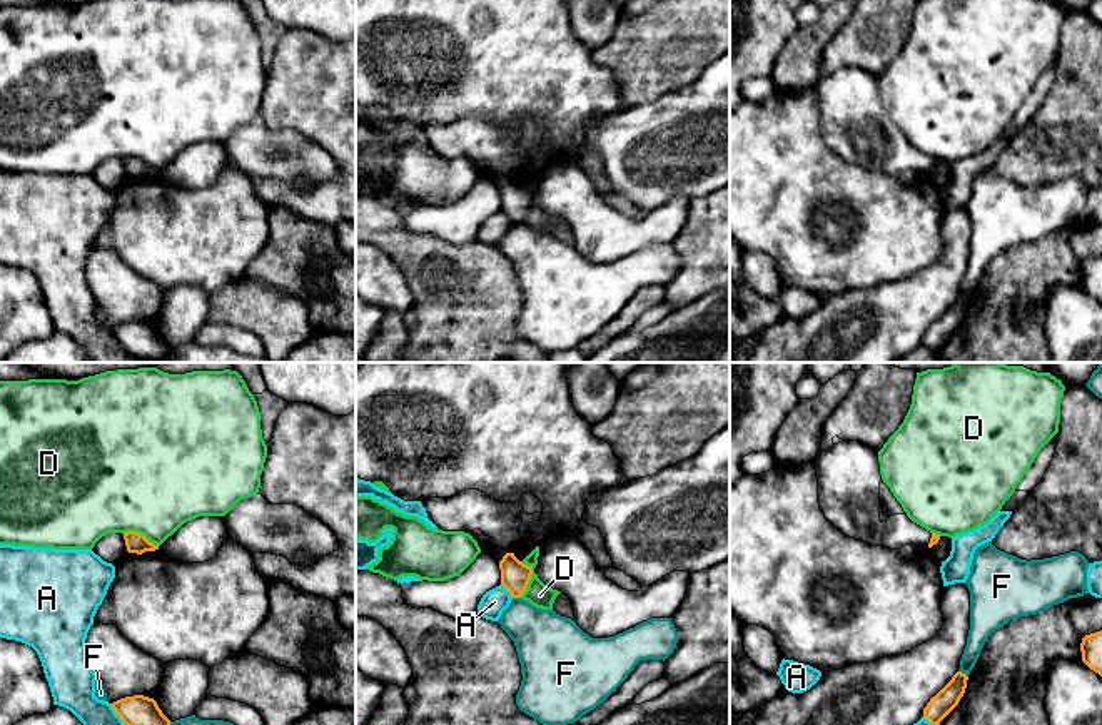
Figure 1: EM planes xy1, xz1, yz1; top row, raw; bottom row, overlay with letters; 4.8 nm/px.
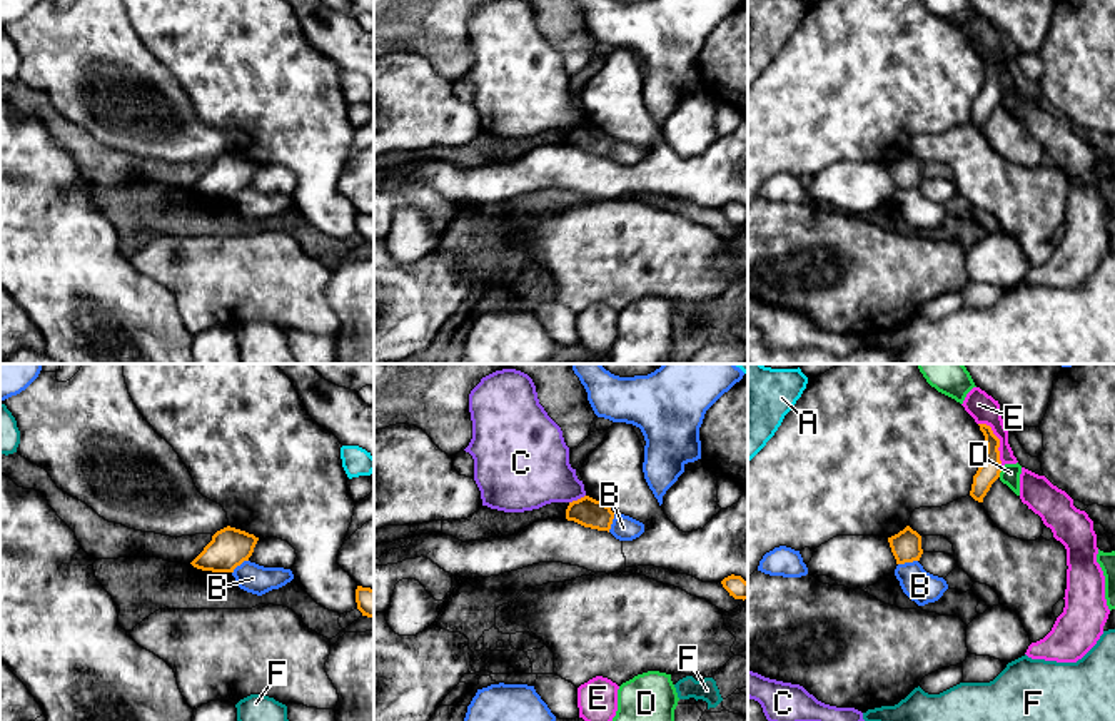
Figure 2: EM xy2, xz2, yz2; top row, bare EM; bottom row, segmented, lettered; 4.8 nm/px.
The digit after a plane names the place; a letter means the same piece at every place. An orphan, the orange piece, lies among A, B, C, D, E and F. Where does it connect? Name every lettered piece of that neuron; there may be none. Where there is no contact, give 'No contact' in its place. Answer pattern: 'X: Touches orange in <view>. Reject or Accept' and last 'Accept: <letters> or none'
A: Touches orange in xz1. Reject
B: Touches orange in yz2. Reject
C: Touches orange in xz2. Reject
D: Touches orange in xz1. Reject
E: Touches orange in yz2. Reject
F: Touches orange in yz1. Reject
Accept: none

